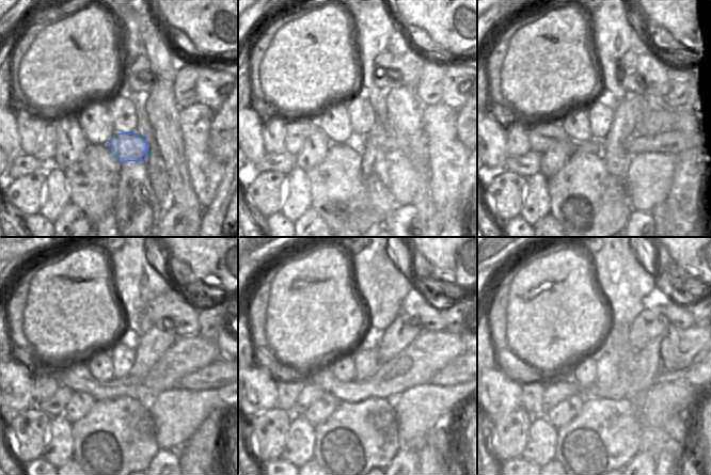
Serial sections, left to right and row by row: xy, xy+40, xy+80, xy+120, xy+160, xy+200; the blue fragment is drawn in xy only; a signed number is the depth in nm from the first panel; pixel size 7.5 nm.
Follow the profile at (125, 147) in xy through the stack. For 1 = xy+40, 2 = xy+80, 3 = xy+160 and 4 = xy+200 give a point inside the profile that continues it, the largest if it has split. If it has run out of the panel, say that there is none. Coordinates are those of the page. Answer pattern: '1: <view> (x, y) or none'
1: xy+40 (380, 136)
2: xy+80 (673, 142)
3: xy+160 (455, 373)
4: xy+200 (694, 375)

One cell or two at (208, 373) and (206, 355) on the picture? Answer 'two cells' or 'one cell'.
two cells

